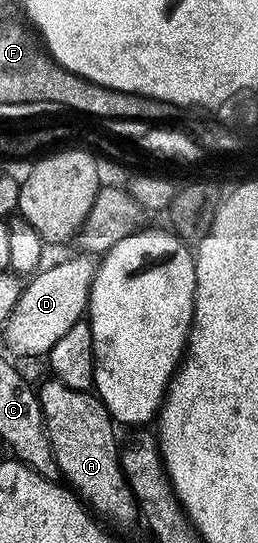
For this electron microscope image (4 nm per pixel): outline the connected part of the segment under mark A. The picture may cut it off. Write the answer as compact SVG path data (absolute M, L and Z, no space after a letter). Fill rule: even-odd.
M54 376L48 379L48 382L38 383L37 393L43 425L47 428L47 439L51 442L60 475L64 479L67 477L66 485L100 519L108 518L115 526L133 525L135 518L137 522L140 517L139 504L123 475L123 465L119 463L121 442L115 439L115 419L98 394L69 388Z

